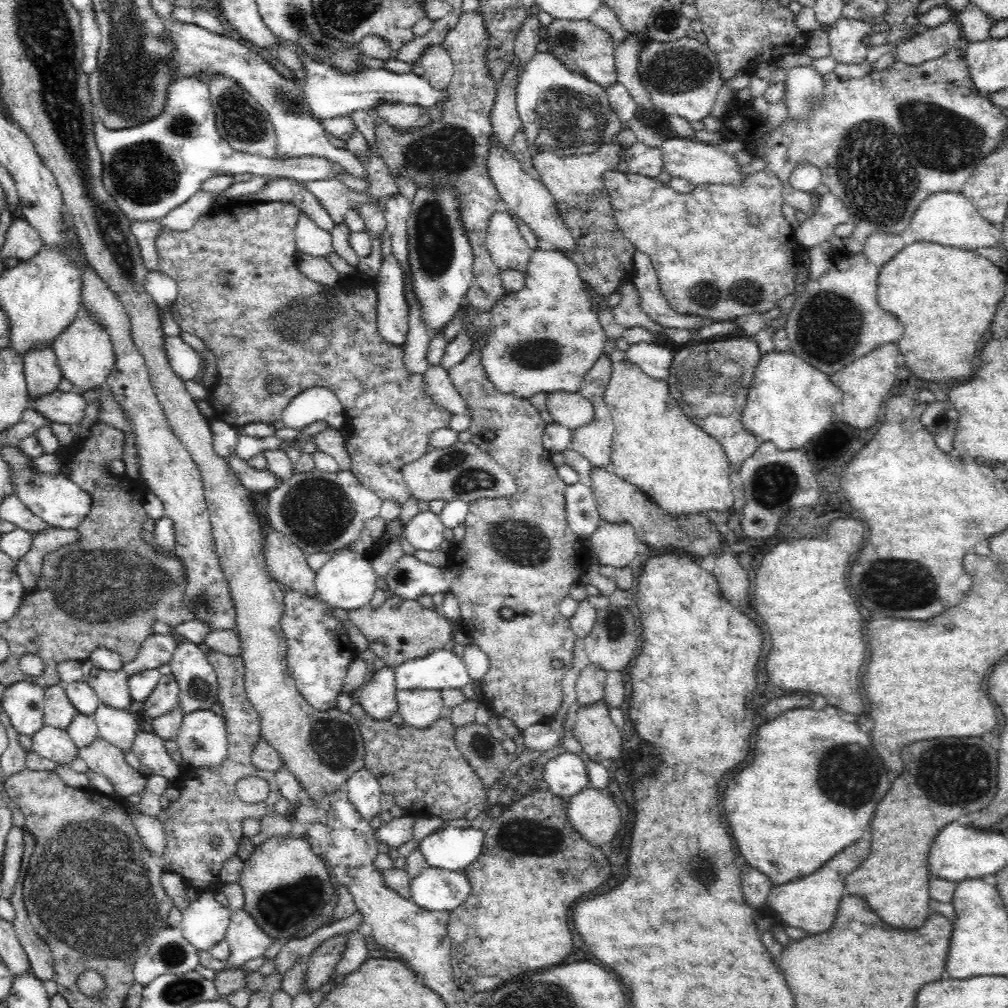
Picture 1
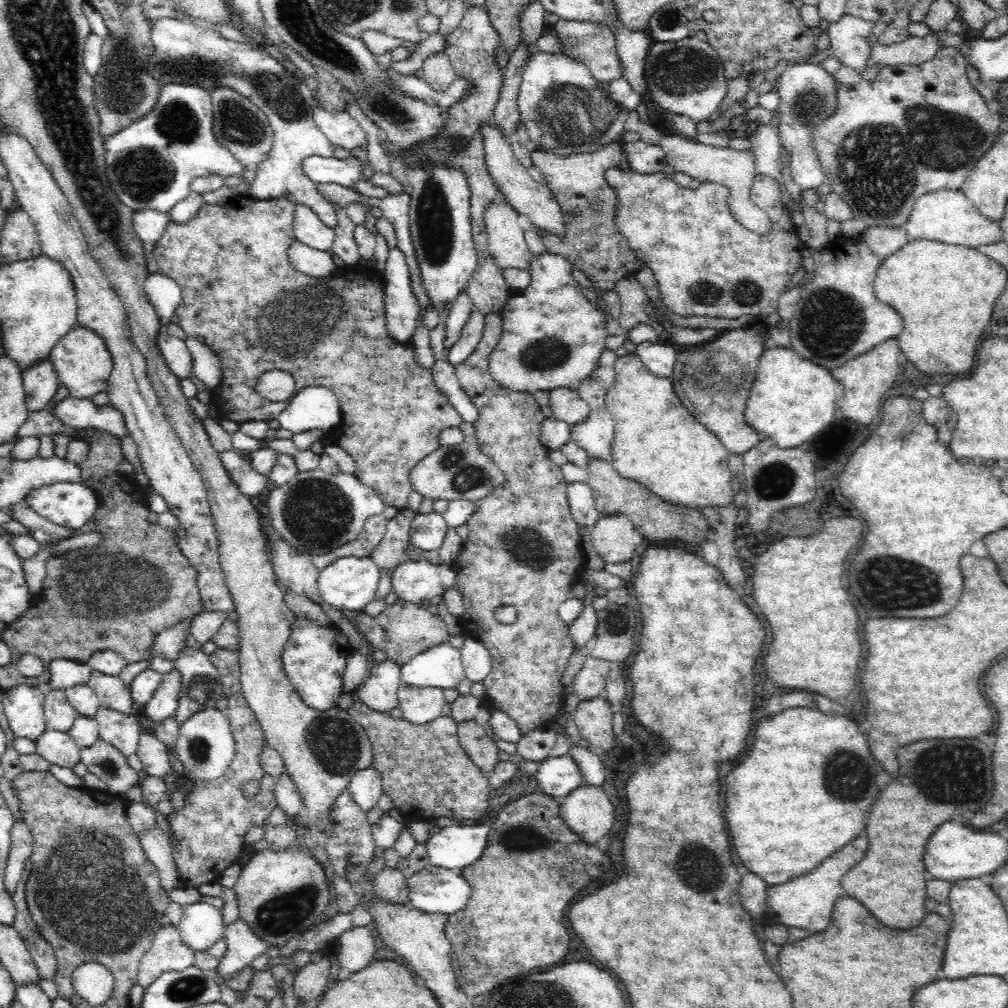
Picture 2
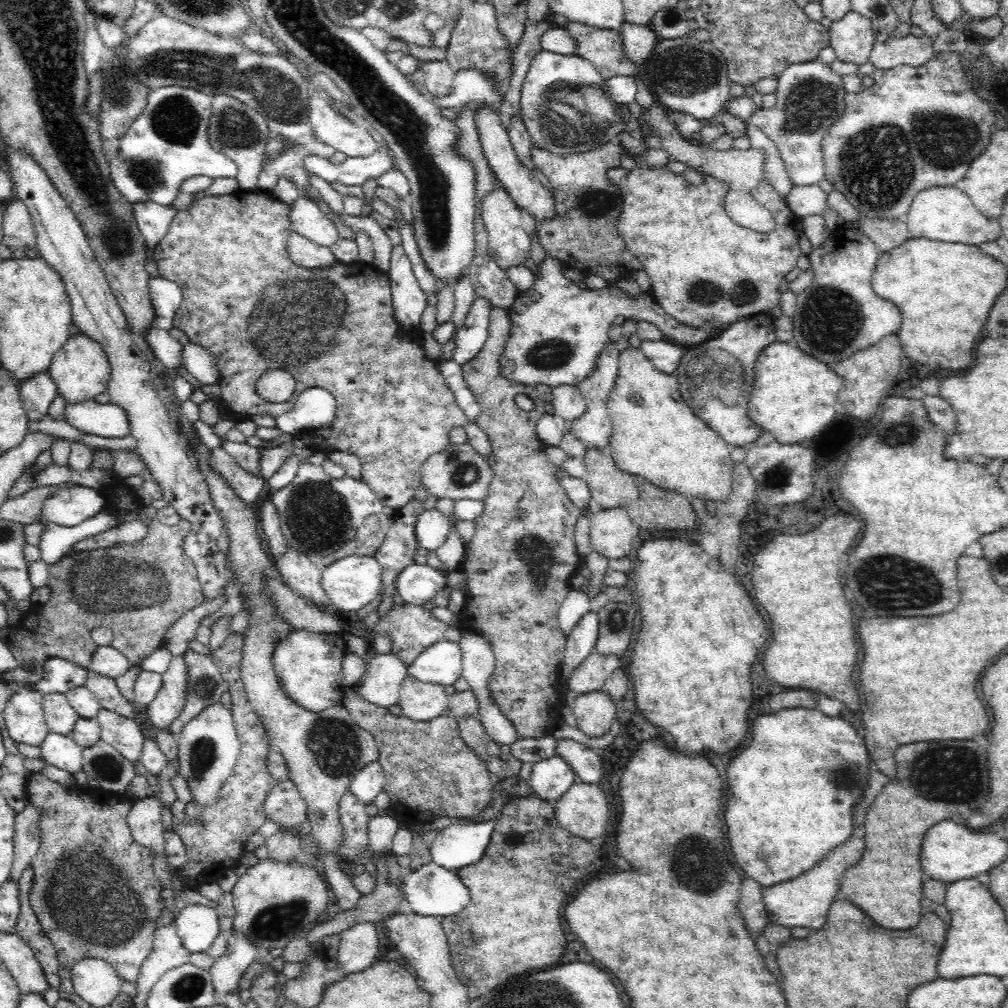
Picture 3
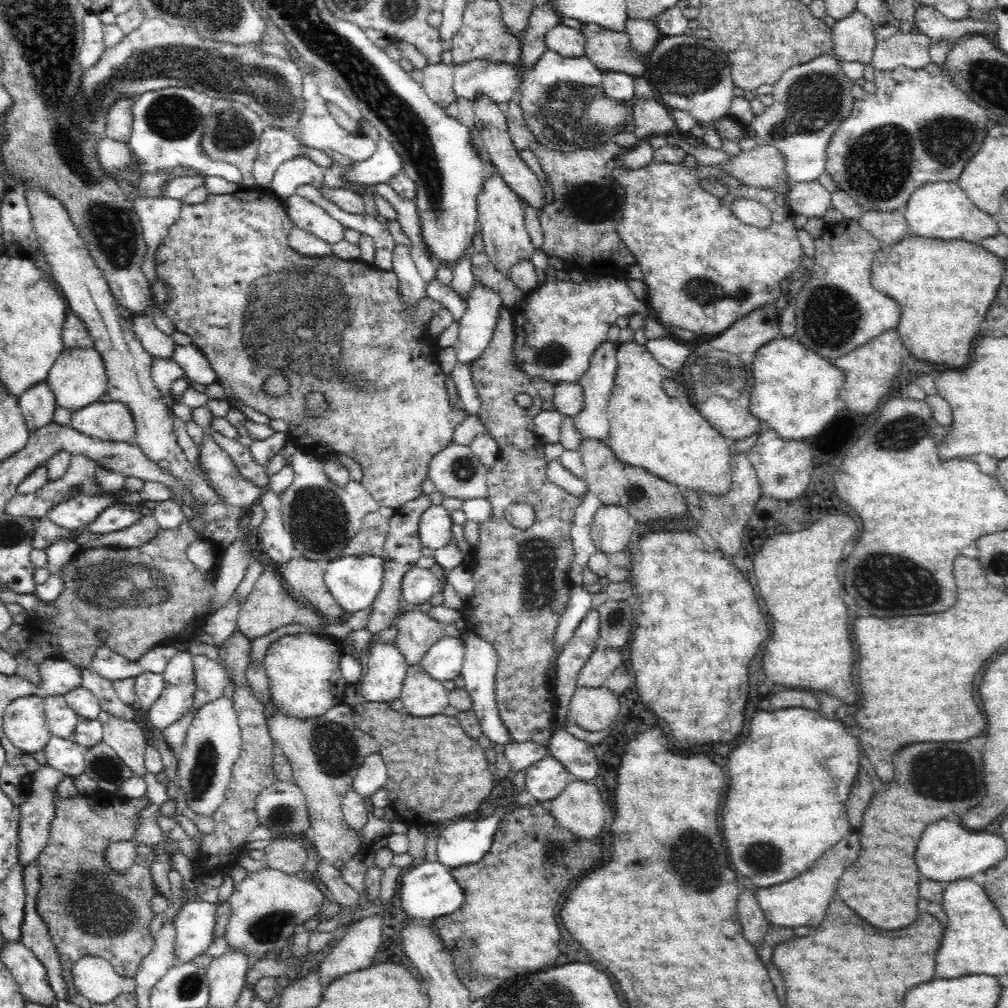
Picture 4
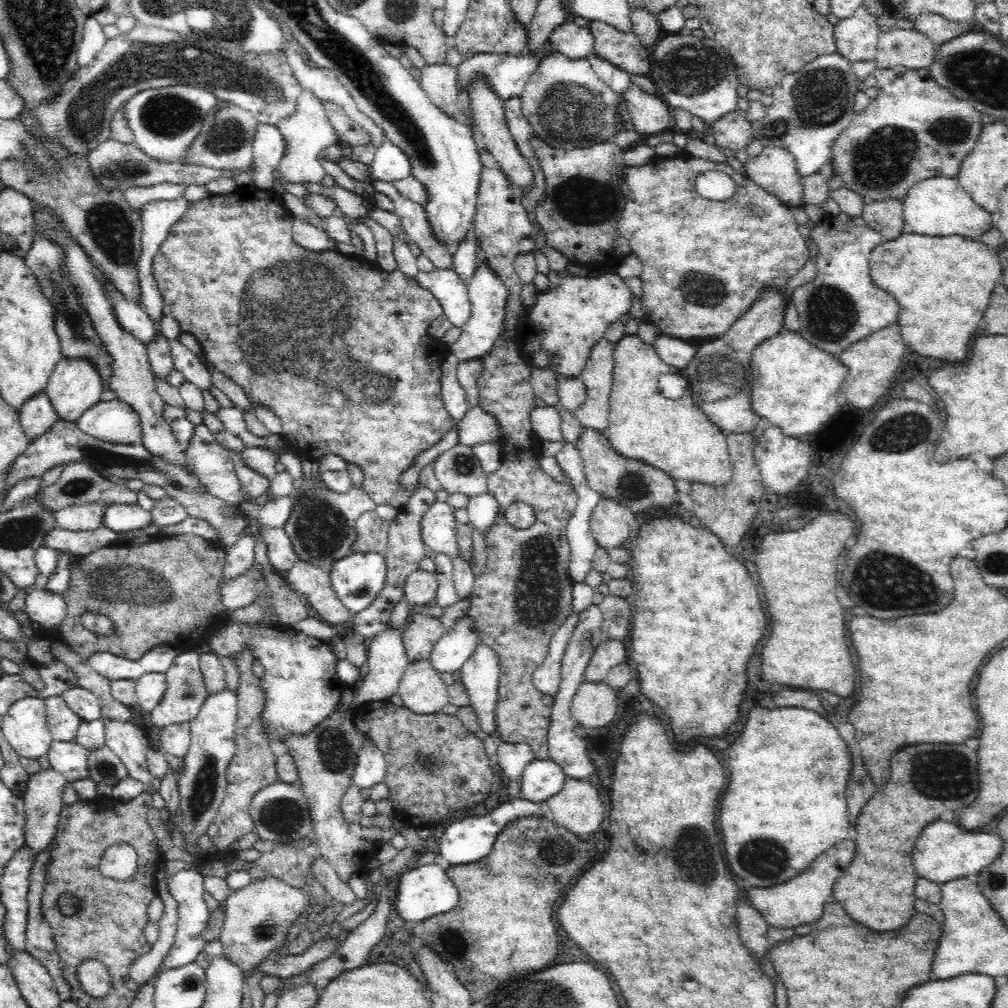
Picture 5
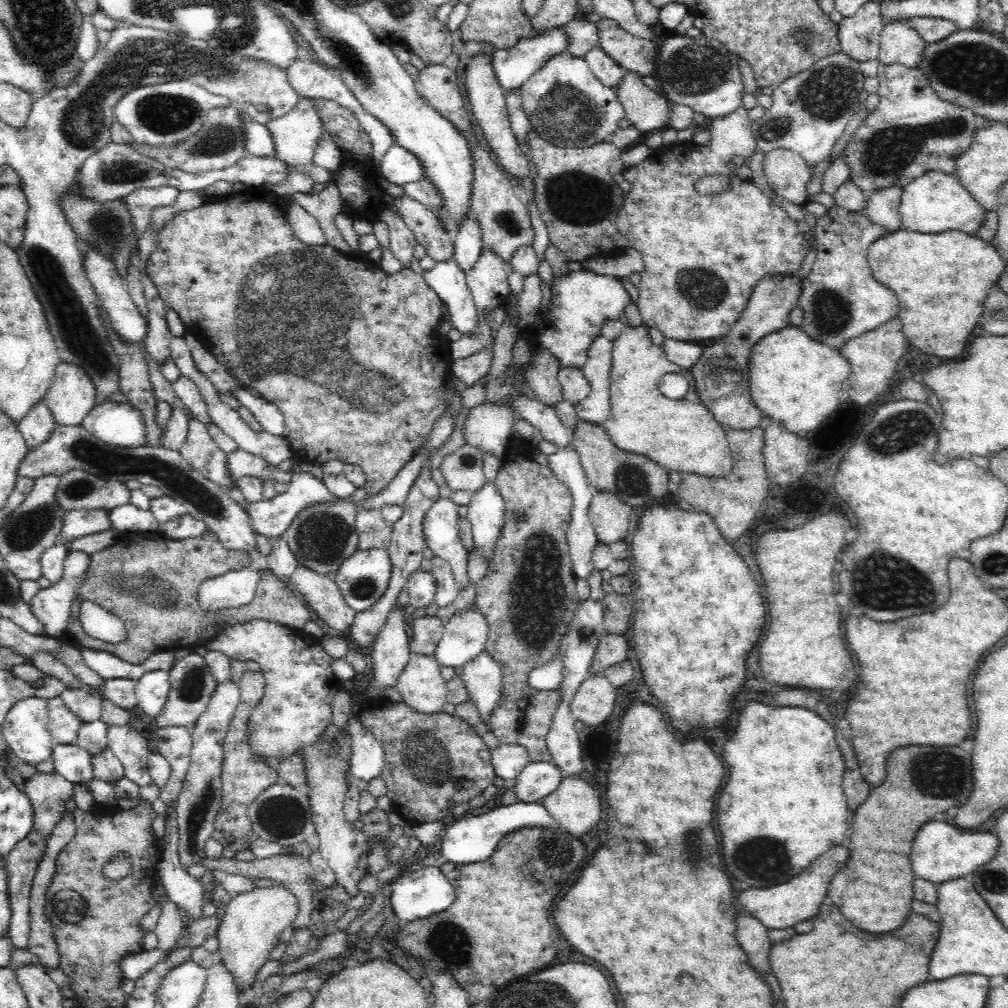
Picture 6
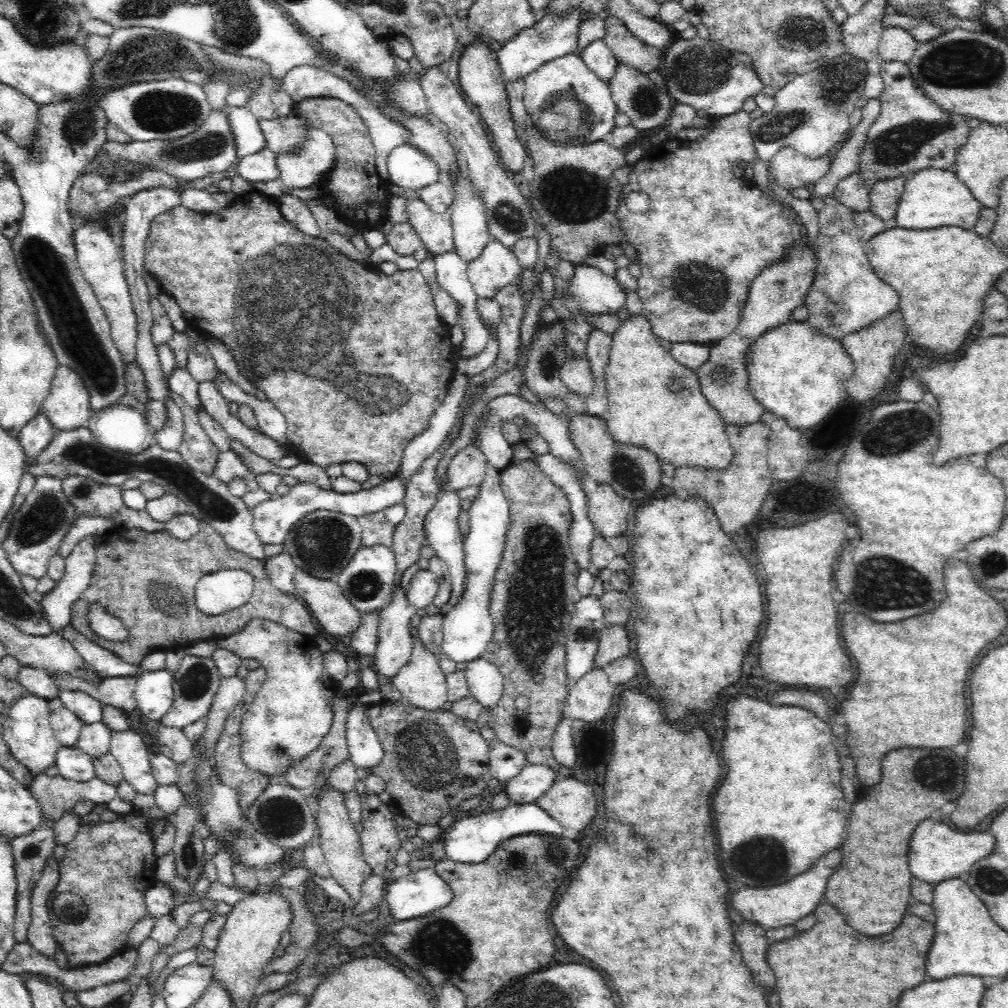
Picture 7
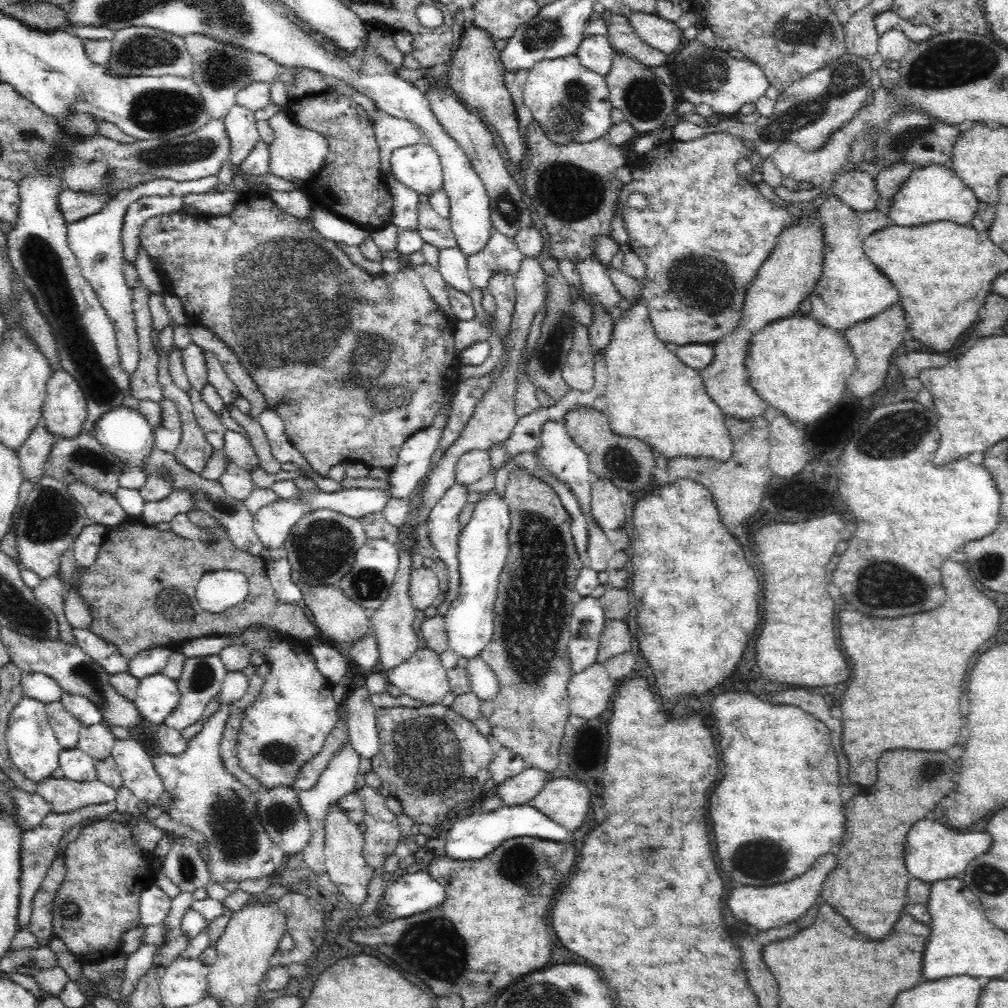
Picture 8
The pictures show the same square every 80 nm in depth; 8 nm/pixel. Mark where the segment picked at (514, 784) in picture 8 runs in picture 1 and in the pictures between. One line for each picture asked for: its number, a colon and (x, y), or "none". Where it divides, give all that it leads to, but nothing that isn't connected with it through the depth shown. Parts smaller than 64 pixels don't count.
1: (565, 775)
2: (556, 776)
3: (549, 778)
4: (545, 779)
5: (540, 779)
6: (537, 779)
7: (533, 780)

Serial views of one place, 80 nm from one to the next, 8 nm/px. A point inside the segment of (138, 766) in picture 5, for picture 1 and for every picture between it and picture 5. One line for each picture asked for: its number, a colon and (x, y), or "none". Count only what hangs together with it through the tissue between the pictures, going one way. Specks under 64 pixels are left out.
1: (119, 727)
2: (122, 731)
3: (122, 733)
4: (124, 736)

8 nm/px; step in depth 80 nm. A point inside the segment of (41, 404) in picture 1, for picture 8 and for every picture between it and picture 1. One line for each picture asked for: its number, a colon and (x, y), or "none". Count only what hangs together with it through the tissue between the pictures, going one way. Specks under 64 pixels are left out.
2: (80, 414)
3: (107, 420)
4: (111, 421)
5: (115, 422)
6: (119, 424)
7: (121, 428)
8: (125, 433)

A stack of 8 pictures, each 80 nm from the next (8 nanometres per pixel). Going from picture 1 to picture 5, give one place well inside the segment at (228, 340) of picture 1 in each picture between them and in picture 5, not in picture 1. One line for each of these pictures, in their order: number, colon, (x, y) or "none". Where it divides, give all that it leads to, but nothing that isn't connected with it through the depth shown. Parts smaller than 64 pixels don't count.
2: (241, 297)
3: (334, 328)
4: (340, 328)
5: (353, 371)

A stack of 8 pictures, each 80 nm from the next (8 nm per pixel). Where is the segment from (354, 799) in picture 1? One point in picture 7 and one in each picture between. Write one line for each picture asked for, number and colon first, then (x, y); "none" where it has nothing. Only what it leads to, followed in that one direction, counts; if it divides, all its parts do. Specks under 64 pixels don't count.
2: (366, 786)
3: (367, 783)
4: (372, 775)
5: (371, 766)
6: (367, 755)
7: (365, 751)

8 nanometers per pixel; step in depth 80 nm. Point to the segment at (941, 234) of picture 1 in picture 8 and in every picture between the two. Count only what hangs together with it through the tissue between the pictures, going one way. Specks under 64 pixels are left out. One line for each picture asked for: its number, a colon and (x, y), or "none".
2: (947, 216)
3: (946, 214)
4: (942, 210)
5: (939, 206)
6: (935, 202)
7: (932, 198)
8: (933, 193)

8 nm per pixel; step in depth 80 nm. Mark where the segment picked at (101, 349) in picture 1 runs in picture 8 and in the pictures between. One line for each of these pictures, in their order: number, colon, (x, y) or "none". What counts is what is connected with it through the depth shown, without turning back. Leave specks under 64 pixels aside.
2: (82, 362)
3: (80, 369)
4: (78, 378)
5: (75, 385)
6: (71, 398)
7: (67, 407)
8: (64, 411)

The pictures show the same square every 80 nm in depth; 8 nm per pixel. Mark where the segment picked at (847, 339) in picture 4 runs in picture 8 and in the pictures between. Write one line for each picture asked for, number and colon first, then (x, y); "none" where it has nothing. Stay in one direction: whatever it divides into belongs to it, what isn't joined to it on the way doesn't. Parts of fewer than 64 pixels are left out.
5: (842, 304)
6: (841, 299)
7: (846, 295)
8: (850, 289)

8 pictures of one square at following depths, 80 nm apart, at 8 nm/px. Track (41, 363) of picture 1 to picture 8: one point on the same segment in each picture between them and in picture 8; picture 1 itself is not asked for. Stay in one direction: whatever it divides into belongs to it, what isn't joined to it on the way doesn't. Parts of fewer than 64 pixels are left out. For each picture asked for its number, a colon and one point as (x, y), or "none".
2: (40, 383)
3: (37, 394)
4: (38, 405)
5: (37, 417)
6: (36, 427)
7: (37, 434)
8: (33, 454)

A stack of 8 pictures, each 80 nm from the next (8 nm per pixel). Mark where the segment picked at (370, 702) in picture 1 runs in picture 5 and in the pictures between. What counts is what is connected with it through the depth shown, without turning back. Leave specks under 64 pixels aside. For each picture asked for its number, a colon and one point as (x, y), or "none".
2: (379, 690)
3: (381, 684)
4: (387, 667)
5: (387, 660)

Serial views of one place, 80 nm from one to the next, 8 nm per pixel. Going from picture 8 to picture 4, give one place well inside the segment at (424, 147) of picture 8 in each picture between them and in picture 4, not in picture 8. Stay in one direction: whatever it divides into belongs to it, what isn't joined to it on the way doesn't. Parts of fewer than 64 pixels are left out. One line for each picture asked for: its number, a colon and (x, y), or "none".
4: (385, 163)
5: (390, 164)
6: (400, 167)
7: (409, 168)

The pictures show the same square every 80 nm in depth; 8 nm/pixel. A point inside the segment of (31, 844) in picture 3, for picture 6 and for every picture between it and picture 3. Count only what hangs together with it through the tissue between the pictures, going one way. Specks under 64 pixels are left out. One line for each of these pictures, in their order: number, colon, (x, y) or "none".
4: (37, 811)
5: (43, 796)
6: (48, 793)

